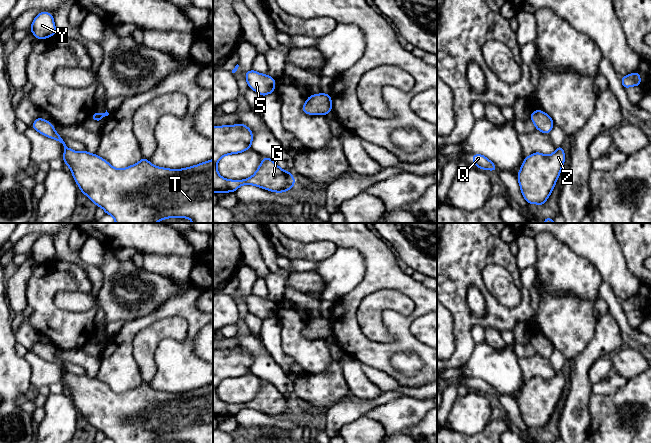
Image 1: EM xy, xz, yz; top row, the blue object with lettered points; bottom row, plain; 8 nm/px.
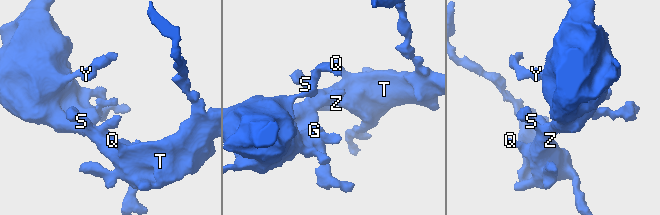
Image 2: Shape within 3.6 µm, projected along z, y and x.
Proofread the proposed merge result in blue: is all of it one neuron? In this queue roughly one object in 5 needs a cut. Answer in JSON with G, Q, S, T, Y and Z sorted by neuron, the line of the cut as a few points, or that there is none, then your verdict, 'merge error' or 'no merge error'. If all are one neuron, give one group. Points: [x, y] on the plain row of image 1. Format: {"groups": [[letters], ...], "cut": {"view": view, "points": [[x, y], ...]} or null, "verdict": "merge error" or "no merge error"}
{"groups": [["G", "Q", "S", "T", "Y", "Z"]], "cut": null, "verdict": "no merge error"}

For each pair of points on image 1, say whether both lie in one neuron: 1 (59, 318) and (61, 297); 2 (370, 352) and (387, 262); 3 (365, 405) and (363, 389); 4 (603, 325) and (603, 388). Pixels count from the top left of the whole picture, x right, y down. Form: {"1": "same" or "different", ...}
{"1": "different", "2": "same", "3": "different", "4": "different"}

